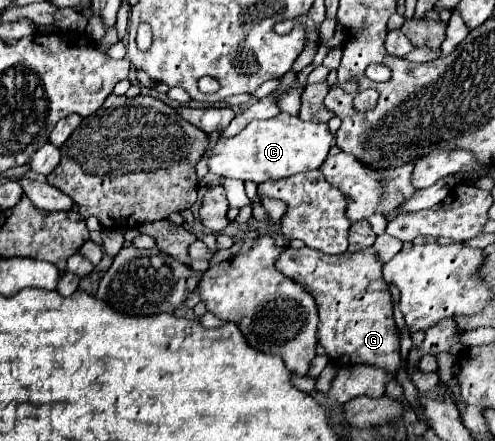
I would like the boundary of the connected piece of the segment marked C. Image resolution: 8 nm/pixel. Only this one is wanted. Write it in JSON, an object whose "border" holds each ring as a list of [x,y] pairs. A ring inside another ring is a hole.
{"border":[[[279,112],[269,120],[253,120],[237,136],[219,140],[207,150],[209,170],[223,178],[251,180],[255,184],[267,180],[281,180],[293,174],[319,170],[333,144],[333,134],[325,122],[303,122],[297,116]],[[261,126],[261,128],[259,128]],[[265,126],[265,130],[263,130]]]}

